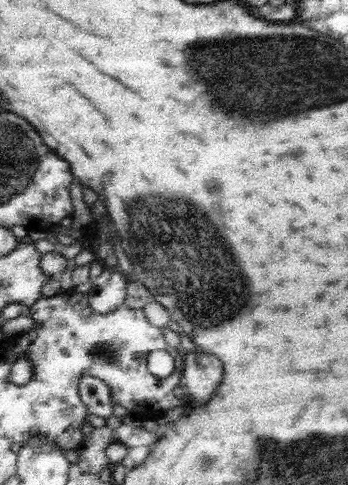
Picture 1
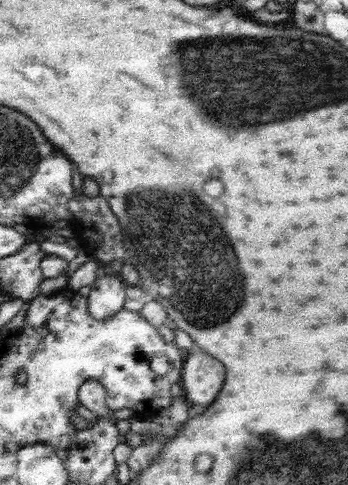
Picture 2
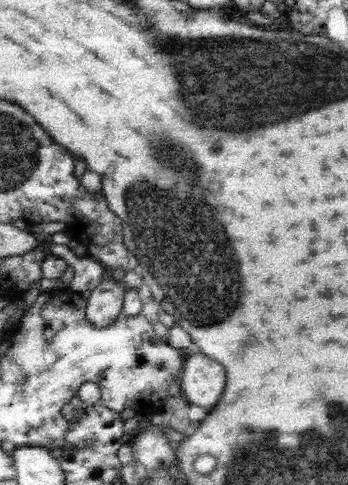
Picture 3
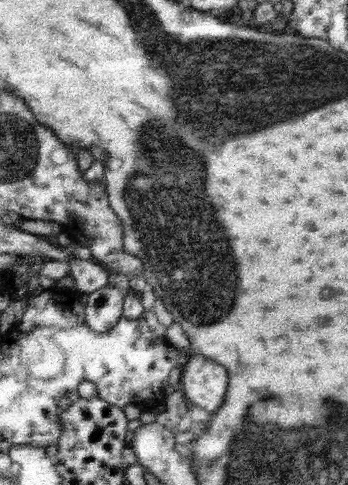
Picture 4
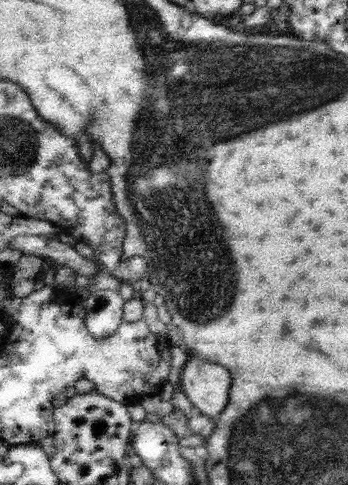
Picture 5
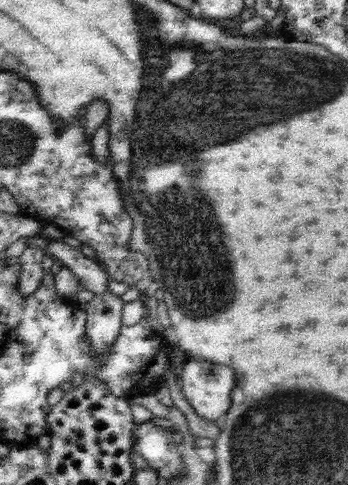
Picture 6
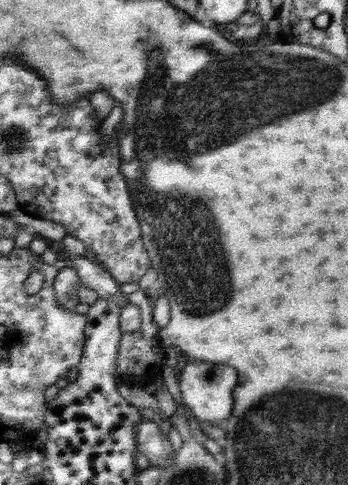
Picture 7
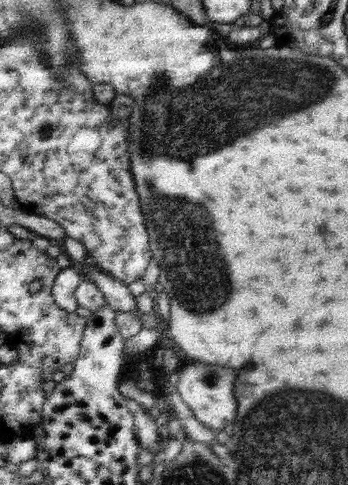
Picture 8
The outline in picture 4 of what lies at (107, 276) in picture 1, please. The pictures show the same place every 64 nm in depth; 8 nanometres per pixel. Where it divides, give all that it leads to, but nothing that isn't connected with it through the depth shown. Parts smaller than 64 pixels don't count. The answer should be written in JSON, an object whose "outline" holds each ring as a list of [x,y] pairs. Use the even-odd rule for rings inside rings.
{"outline":[[[105,286],[87,300],[87,320],[95,332],[111,332],[117,328],[125,316],[125,298],[123,292],[115,286]]]}

